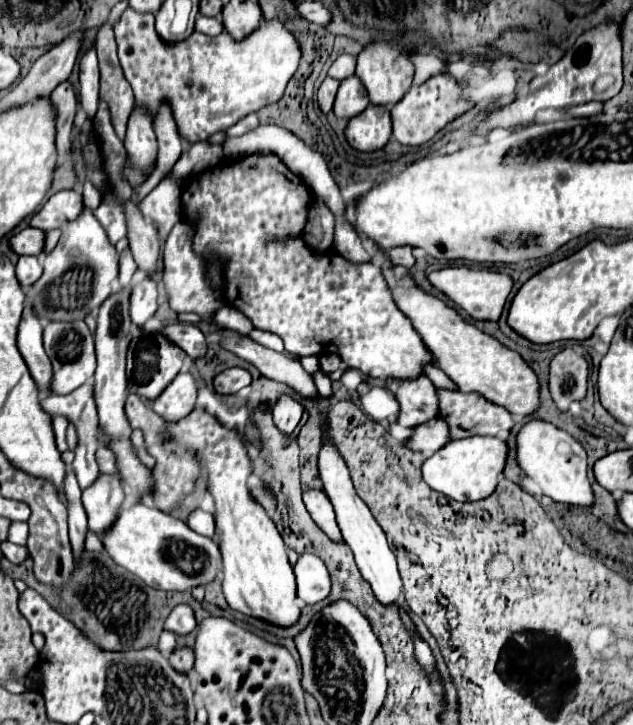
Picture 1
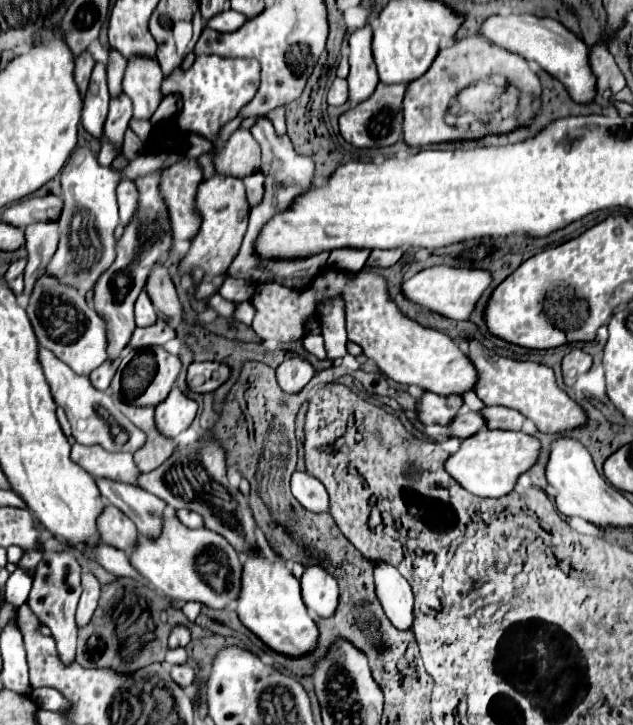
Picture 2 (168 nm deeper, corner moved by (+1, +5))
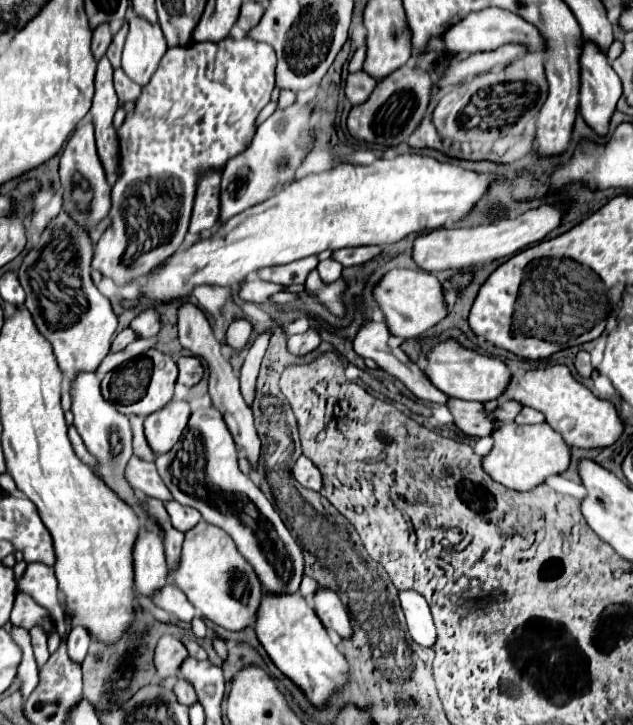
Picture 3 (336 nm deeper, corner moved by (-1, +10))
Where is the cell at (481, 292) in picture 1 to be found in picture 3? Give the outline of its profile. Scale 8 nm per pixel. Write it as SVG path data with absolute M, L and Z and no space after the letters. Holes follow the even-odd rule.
M390 269L376 285L374 285L374 301L380 307L390 335L412 339L434 327L448 315L446 299L442 293L440 281L426 271L410 271L410 269Z

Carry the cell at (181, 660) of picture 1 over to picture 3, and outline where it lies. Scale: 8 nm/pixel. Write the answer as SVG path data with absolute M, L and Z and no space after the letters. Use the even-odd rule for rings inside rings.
M178 679L176 687L174 687L174 693L176 693L176 699L182 703L182 705L194 705L196 703L196 693L192 689L190 683L186 683L184 679Z

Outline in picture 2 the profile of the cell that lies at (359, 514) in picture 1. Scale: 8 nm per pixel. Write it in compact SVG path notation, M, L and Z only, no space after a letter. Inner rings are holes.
M372 560L376 596L388 616L388 620L400 628L412 628L412 590L410 584L400 576L400 572L390 566L390 562Z

